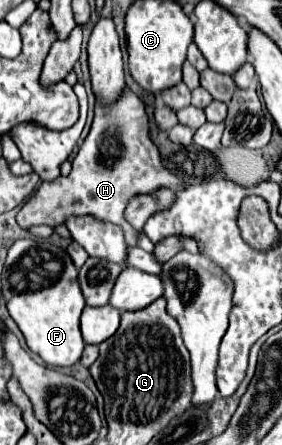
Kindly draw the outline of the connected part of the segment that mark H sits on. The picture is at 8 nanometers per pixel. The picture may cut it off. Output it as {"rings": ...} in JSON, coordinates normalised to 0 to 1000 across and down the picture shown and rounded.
{"rings":[[[443,196],[408,231],[337,231],[337,267],[323,294],[301,308],[273,353],[259,357],[252,389],[238,398],[202,398],[188,407],[145,411],[131,434],[60,479],[60,501],[74,515],[103,515],[117,506],[202,510],[252,483],[330,483],[337,492],[422,506],[443,524],[450,551],[486,555],[493,524],[436,488],[465,443],[493,434],[535,438],[578,420],[642,425],[649,416],[656,411],[628,393],[578,375],[564,335],[528,312],[528,267],[507,227],[465,209],[457,196]]]}

